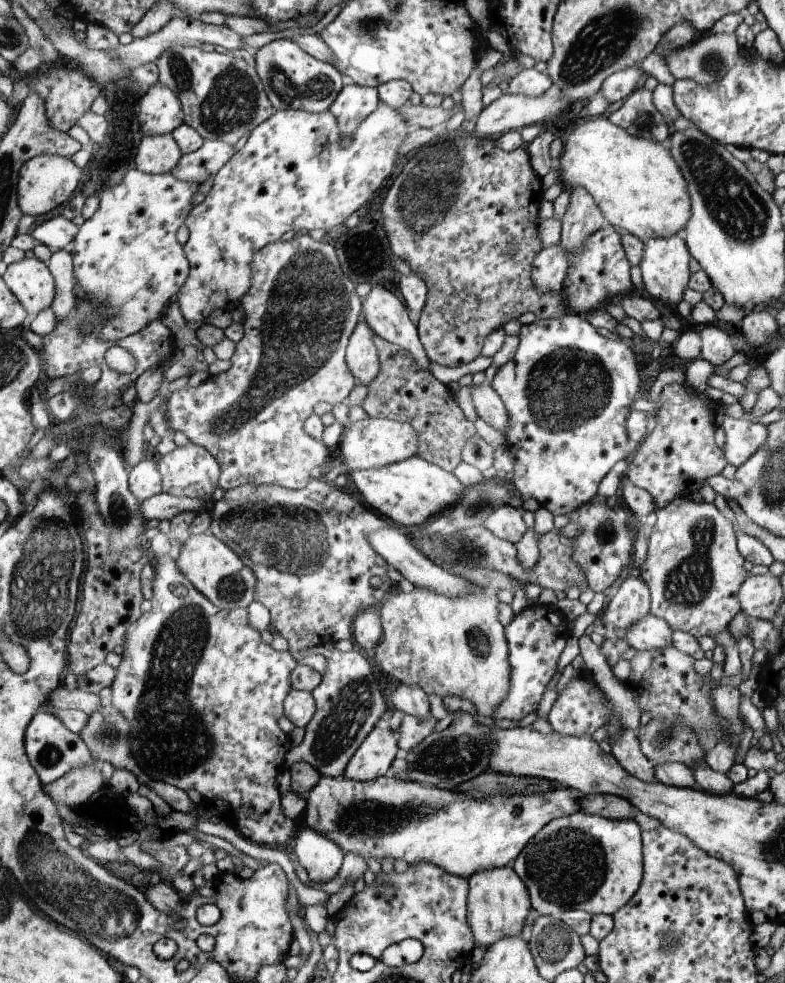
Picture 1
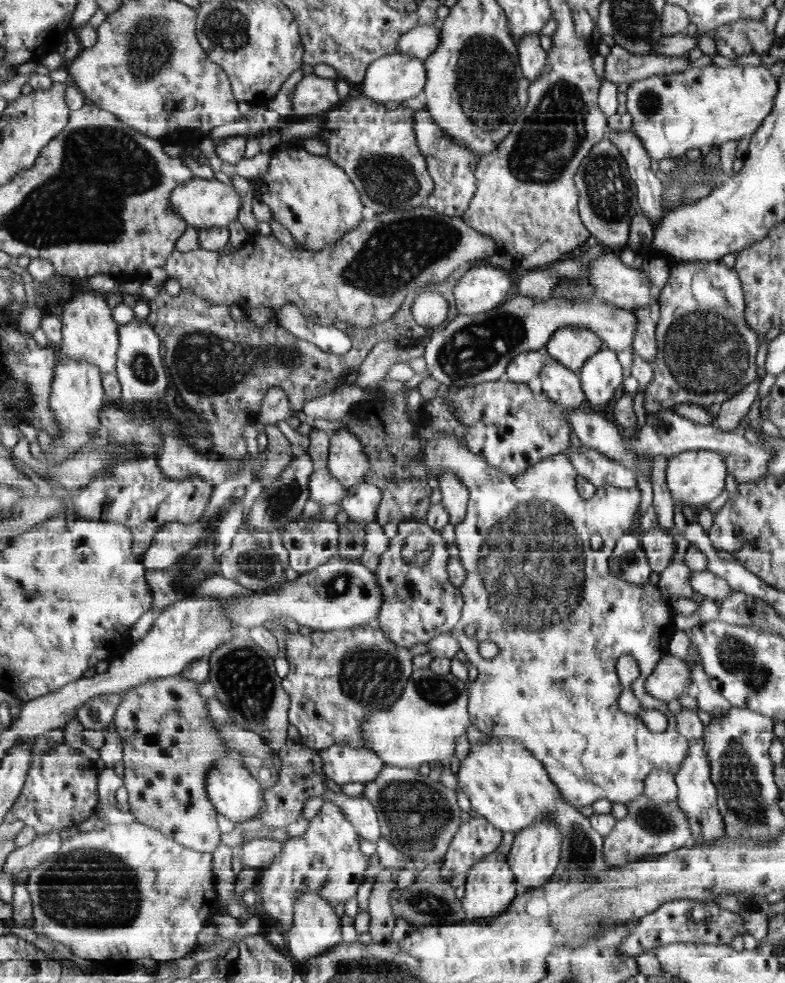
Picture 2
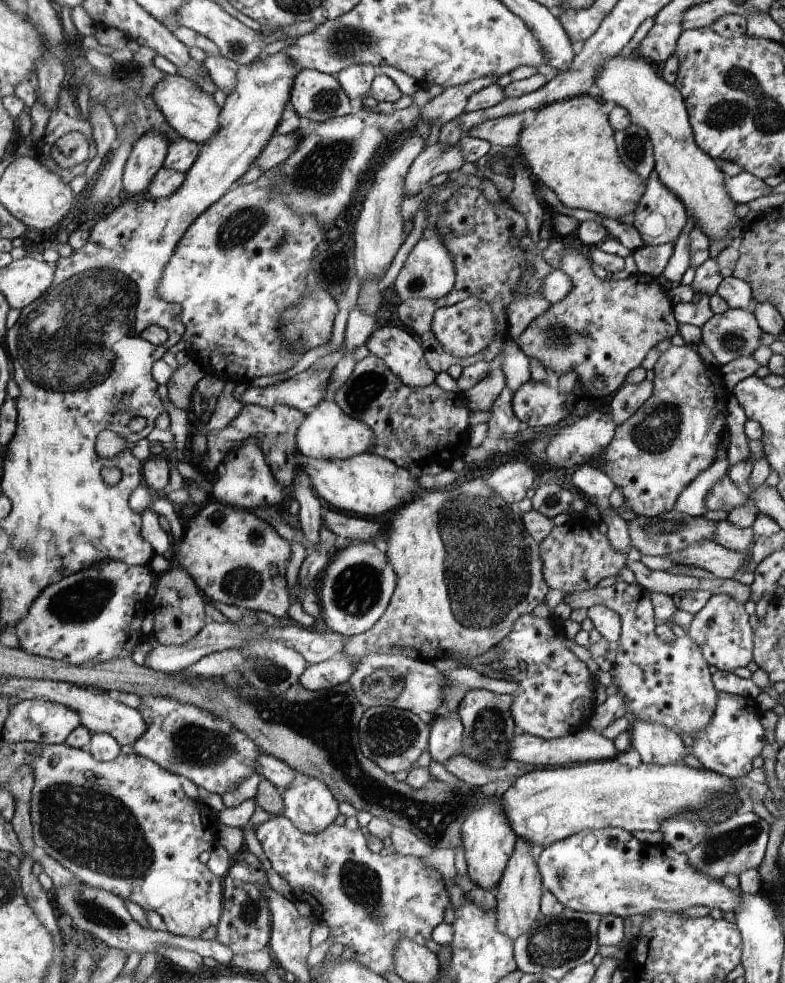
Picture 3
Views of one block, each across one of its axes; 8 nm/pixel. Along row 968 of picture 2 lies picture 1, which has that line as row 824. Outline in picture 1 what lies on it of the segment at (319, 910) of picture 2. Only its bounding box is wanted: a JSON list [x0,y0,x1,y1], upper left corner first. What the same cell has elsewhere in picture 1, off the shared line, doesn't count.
[291,824,345,884]

